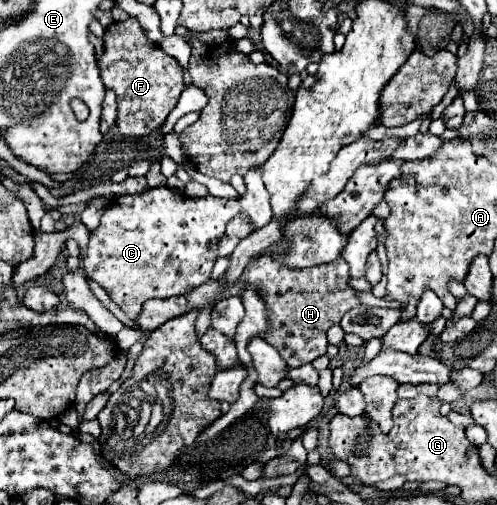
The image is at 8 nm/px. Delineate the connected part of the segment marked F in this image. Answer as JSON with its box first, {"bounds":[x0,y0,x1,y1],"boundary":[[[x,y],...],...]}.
{"bounds":[99,18,185,136],"boundary":[[[135,18],[113,22],[103,36],[105,52],[99,62],[101,78],[107,88],[117,94],[117,126],[123,136],[145,136],[165,122],[175,108],[185,86],[181,64],[165,54],[143,34]]]}

